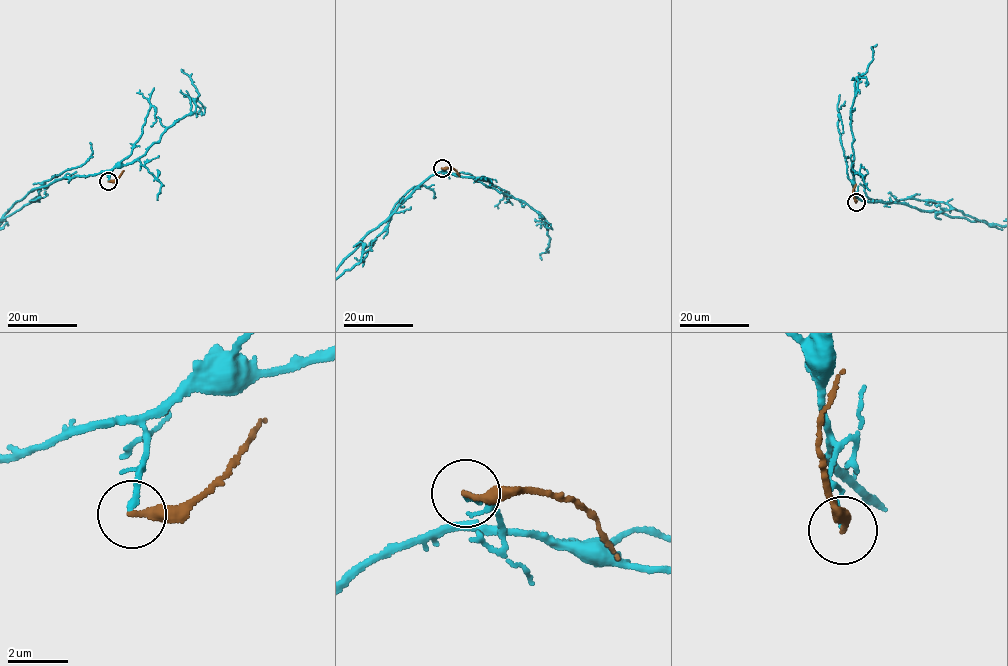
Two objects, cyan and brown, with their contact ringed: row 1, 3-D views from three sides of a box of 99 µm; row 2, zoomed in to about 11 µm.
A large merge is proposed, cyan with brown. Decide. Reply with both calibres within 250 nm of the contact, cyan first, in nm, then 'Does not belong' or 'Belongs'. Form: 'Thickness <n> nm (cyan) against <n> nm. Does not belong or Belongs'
Thickness 180 nm (cyan) against 280 nm. Does not belong

